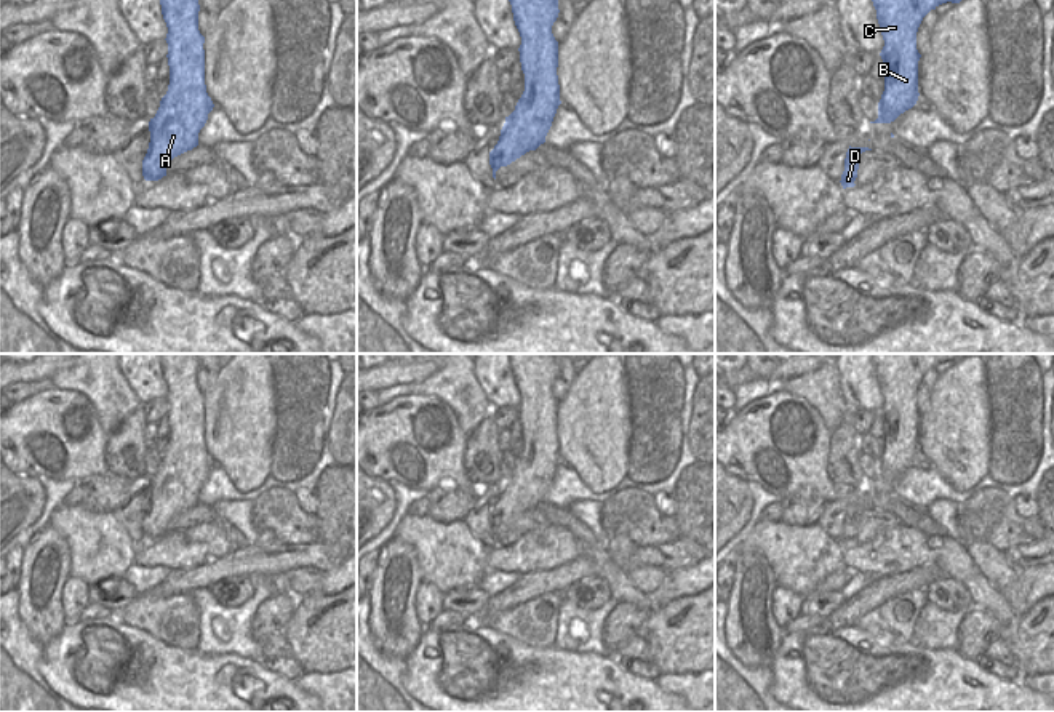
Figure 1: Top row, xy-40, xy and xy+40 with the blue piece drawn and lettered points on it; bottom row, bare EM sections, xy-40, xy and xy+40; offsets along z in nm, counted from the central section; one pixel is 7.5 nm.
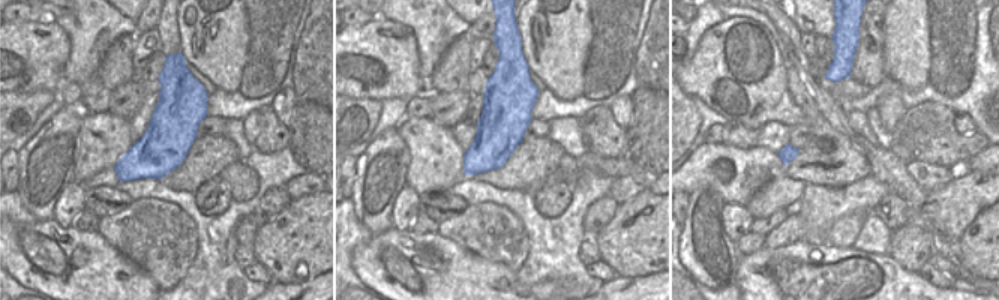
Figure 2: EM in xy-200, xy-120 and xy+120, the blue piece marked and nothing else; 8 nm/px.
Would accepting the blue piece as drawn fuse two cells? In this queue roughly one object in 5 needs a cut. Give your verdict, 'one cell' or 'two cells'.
one cell

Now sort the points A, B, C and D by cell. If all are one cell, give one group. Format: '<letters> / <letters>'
A B C D

